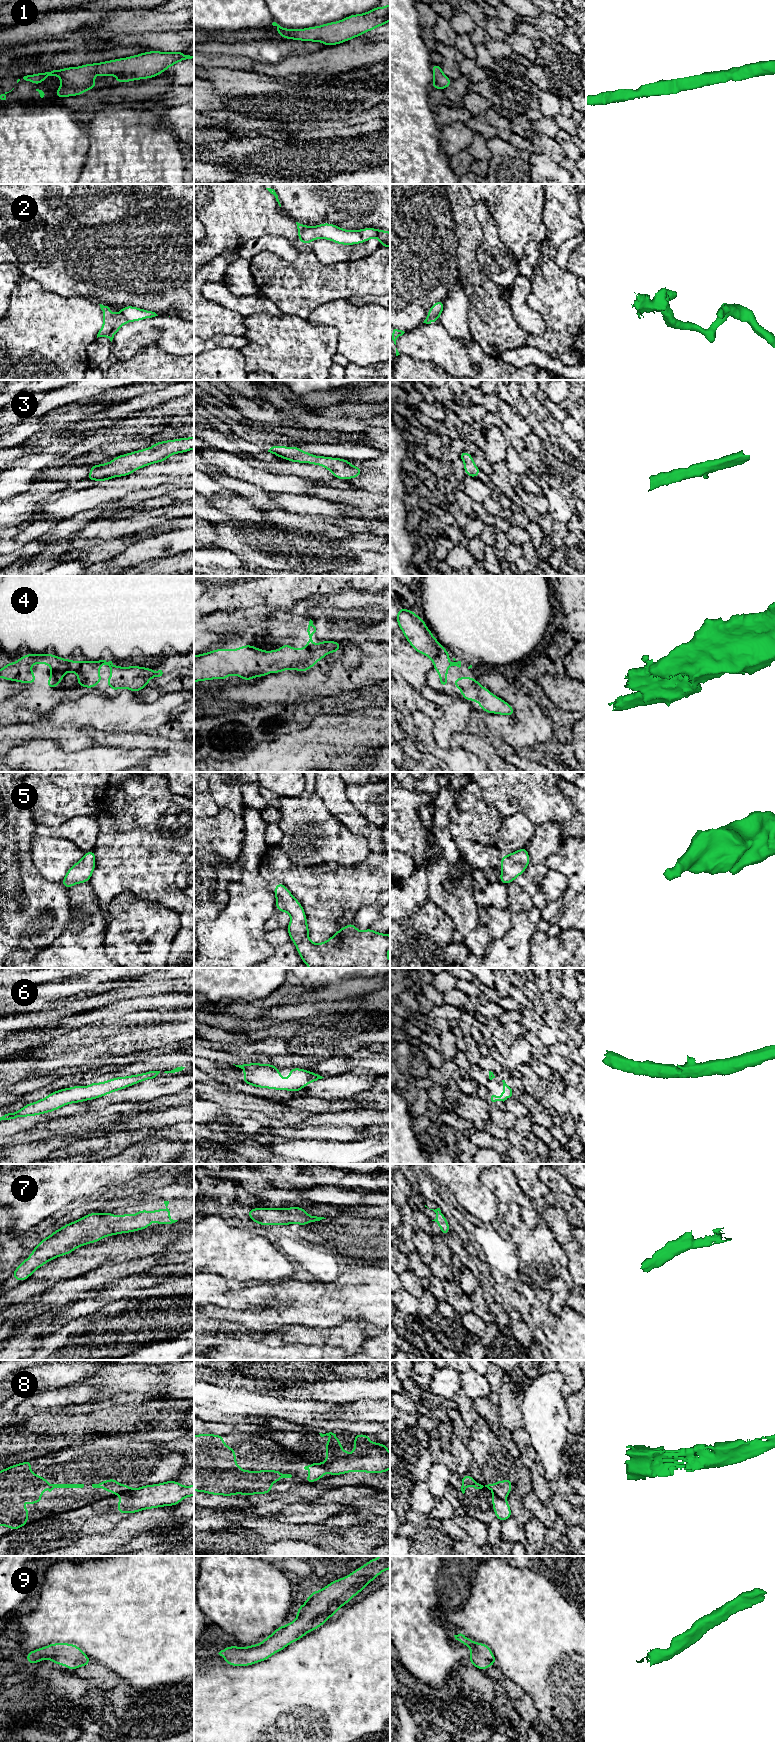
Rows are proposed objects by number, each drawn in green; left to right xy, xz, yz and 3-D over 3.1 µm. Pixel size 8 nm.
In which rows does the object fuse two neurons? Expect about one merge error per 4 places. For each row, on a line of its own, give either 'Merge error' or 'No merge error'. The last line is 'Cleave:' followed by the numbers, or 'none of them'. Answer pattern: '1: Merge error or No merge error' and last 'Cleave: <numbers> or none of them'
1: No merge error
2: No merge error
3: No merge error
4: No merge error
5: No merge error
6: No merge error
7: No merge error
8: Merge error
9: No merge error
Cleave: 8

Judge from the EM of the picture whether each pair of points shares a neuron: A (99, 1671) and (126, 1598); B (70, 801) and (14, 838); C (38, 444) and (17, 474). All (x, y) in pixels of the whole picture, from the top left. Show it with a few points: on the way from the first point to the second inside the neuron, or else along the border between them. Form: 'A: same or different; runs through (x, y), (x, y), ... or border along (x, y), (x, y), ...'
A: different; border along (92, 1661), (104, 1665), (120, 1679)
B: different; border along (31, 813), (37, 823)
C: different; border along (55, 453), (36, 452), (29, 454)

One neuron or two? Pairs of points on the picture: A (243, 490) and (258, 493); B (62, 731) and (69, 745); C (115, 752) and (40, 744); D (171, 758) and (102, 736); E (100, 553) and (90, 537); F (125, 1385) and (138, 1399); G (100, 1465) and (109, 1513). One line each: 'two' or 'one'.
A: one
B: one
C: one
D: one
E: two
F: one
G: two

